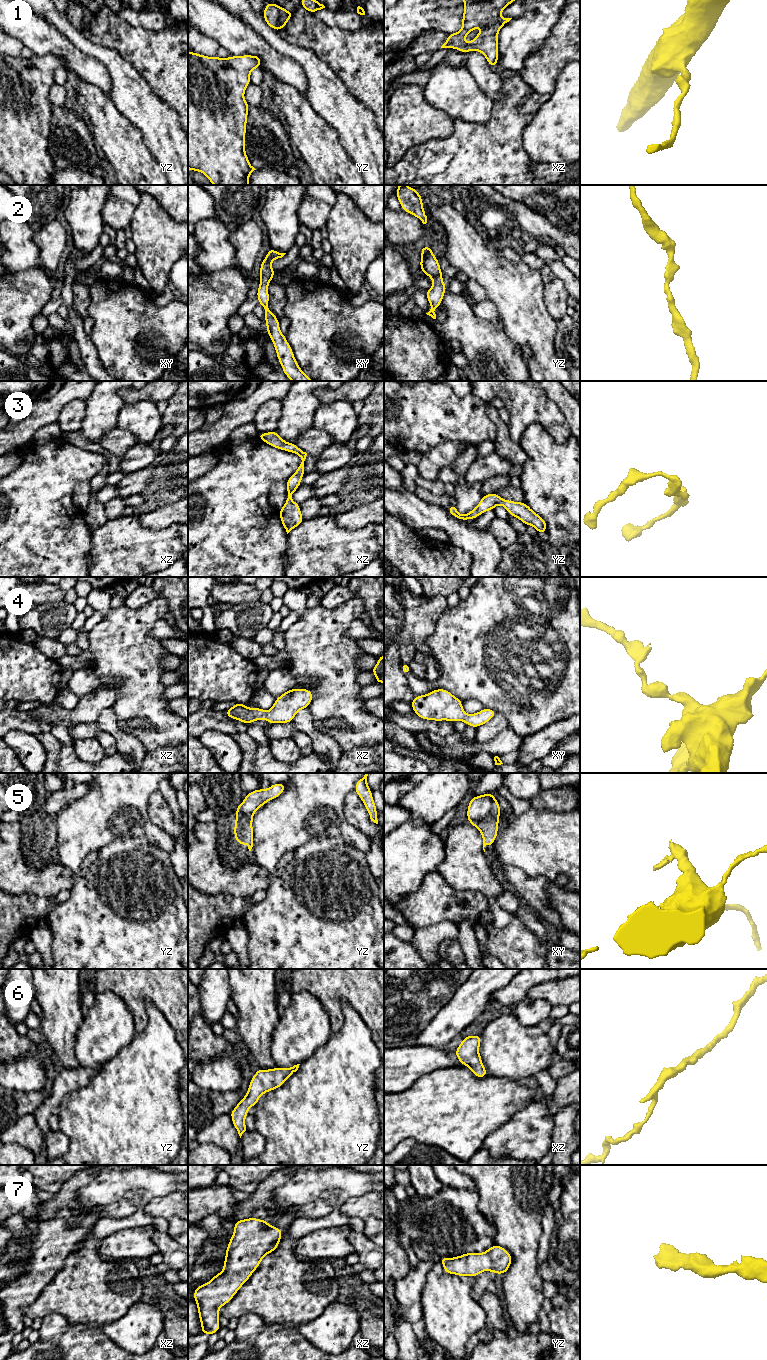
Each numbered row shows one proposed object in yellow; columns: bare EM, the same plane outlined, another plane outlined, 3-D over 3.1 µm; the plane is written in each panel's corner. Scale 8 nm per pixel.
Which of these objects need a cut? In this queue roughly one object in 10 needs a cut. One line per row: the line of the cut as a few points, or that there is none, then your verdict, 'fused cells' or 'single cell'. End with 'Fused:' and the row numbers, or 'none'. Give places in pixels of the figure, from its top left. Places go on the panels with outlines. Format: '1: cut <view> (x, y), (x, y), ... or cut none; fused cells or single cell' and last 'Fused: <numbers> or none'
1: cut none; single cell
2: cut none; single cell
3: cut none; single cell
4: cut none; single cell
5: cut none; single cell
6: cut none; single cell
7: cut none; single cell
Fused: none

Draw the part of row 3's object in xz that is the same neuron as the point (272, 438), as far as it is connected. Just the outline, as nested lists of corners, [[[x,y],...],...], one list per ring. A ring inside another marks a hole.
[[[276,430],[267,433],[258,433],[257,438],[274,448],[297,454],[302,460],[298,469],[285,482],[287,485],[286,503],[280,510],[278,510],[281,523],[288,534],[292,529],[296,528],[304,521],[300,510],[300,504],[295,503],[291,499],[291,496],[299,488],[299,485],[303,479],[304,461],[307,453],[301,450],[295,443],[284,441],[278,435]]]

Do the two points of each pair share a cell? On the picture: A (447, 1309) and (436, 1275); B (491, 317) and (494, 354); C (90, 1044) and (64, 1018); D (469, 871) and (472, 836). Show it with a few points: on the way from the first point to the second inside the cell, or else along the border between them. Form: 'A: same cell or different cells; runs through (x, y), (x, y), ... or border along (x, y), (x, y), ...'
A: same cell; runs through (446, 1301), (438, 1283)
B: different cells; border along (472, 310), (478, 318), (486, 320), (491, 325)
C: different cells; border along (84, 1017), (75, 1035), (74, 1054)
D: same cell; runs through (469, 862), (469, 845)

